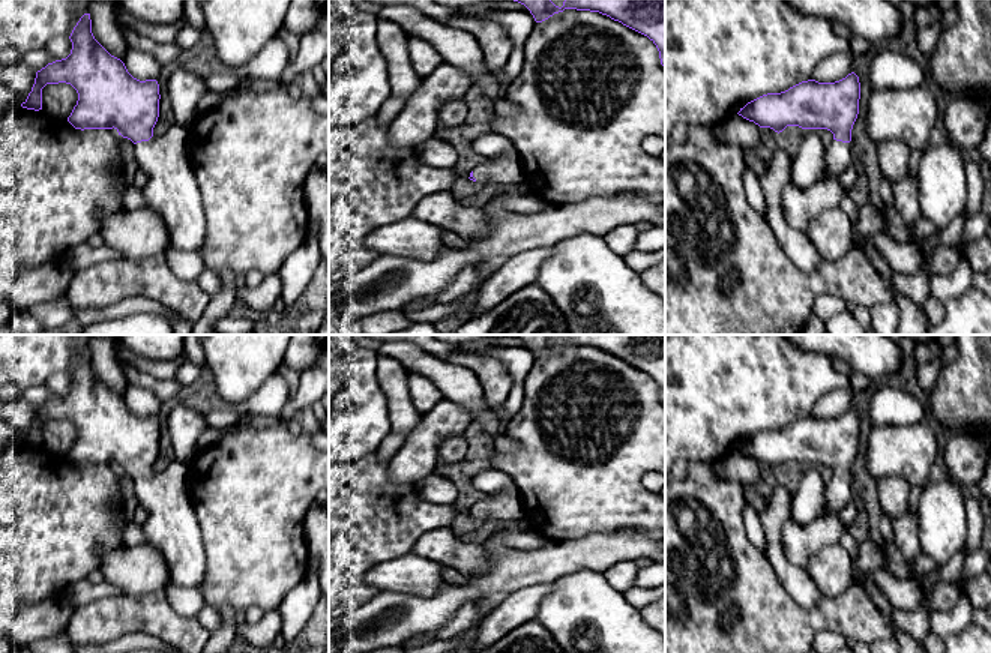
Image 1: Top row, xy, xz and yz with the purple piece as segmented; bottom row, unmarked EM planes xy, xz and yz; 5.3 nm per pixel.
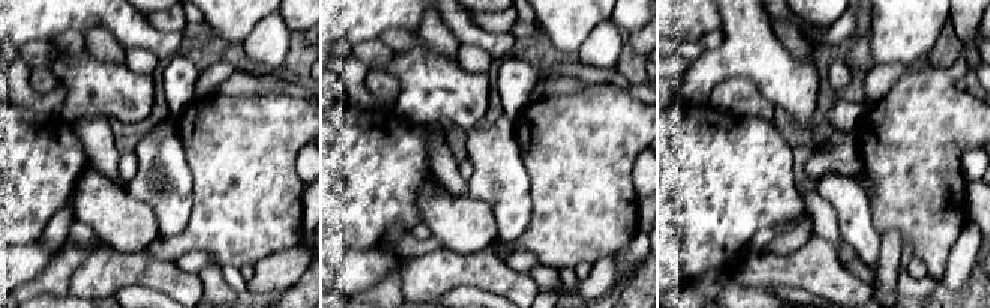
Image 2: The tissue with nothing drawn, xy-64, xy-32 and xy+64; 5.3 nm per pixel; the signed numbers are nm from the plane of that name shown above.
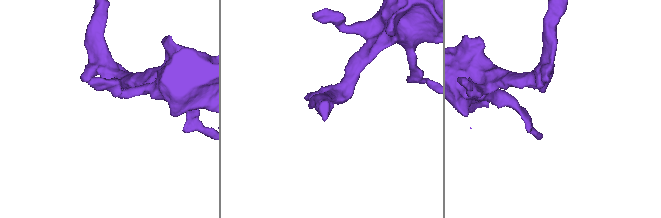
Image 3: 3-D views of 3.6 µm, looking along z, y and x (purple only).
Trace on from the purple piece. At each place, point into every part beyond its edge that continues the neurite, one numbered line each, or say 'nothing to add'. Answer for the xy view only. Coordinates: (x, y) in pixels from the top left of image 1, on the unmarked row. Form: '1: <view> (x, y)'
1: xy (171, 526)

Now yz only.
1: yz (801, 542)

